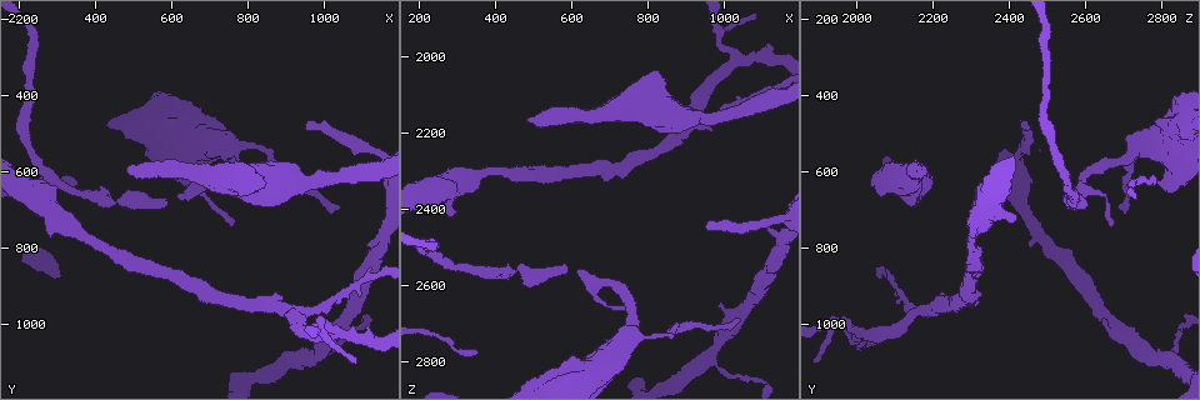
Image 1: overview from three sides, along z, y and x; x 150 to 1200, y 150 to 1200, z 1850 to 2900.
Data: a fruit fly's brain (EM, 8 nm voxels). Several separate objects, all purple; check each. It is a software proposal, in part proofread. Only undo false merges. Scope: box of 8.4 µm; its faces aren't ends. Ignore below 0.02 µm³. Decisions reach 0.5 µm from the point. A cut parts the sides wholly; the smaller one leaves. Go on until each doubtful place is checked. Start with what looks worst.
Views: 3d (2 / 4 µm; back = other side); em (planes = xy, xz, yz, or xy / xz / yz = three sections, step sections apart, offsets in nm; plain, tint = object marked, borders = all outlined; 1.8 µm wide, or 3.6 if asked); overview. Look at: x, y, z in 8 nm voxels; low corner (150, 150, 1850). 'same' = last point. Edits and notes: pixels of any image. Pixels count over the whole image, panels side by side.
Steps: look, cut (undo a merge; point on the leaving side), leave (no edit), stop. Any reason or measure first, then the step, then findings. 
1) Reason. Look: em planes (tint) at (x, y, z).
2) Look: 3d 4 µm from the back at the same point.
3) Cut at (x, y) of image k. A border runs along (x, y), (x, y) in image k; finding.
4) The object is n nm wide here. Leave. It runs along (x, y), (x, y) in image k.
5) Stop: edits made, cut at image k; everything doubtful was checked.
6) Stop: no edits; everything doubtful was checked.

Two arms in line, one across. Look: em planes (tint) at (960, 1095, 2785).

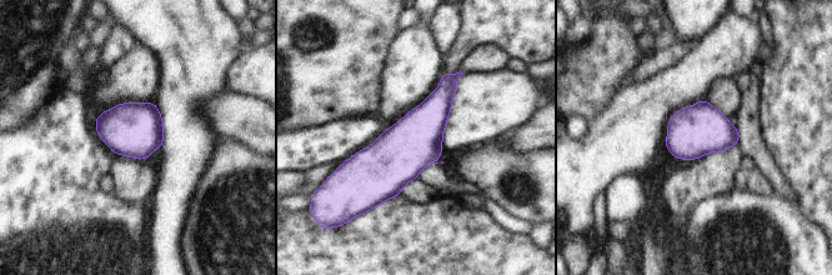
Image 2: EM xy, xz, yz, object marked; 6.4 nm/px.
Leave. It runs along (455, 76), (374, 169), (352, 175) in image 2; one cell here.

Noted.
Three arms meet. Look: 3d 4 µm from the back at (1030, 1025, 2015).

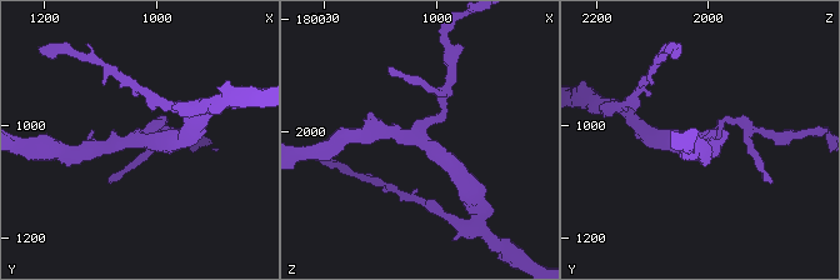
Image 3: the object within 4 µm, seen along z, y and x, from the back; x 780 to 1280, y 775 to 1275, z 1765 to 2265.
3 arms meet here; the arms are 170, 280, 280 nm wide. Look: em planes (borders) at (1030, 1020, 2010).

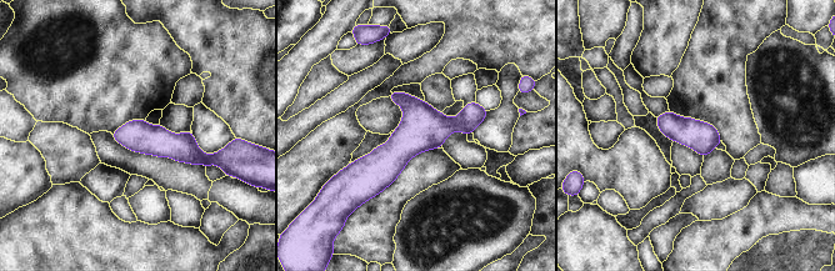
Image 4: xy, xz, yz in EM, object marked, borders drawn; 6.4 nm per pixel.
Leave. Continuous, no second cell.

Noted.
Three-way junction. Look: em planes (tint) at (935, 970, 2175).

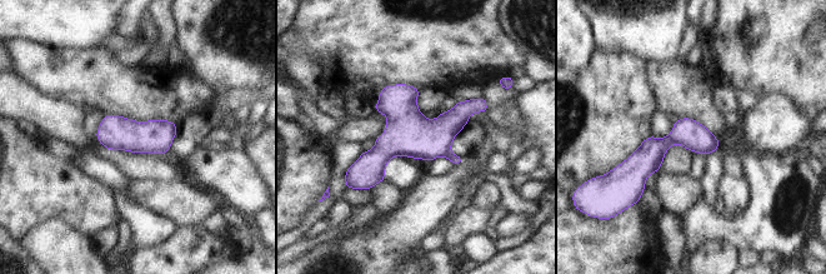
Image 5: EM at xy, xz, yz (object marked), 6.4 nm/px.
Leave. It runs along (481, 101), (353, 177) in image 5; one cell here.

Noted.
Branch point. Look: 3d 4 µm at (765, 545, 2725).

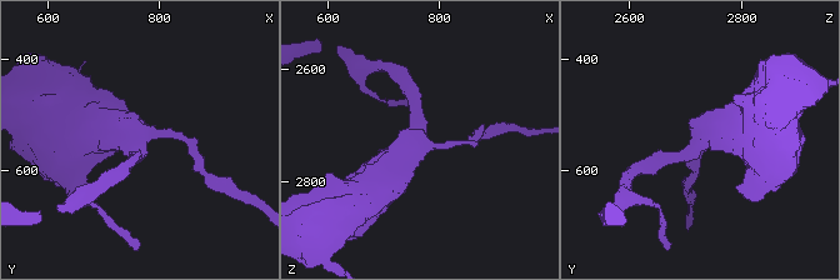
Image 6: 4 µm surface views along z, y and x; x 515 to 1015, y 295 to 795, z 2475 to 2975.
3 arms meet here; now the EM. Look: em 3.6 µm yz step 4 (tint) at (755, 545, 2725).

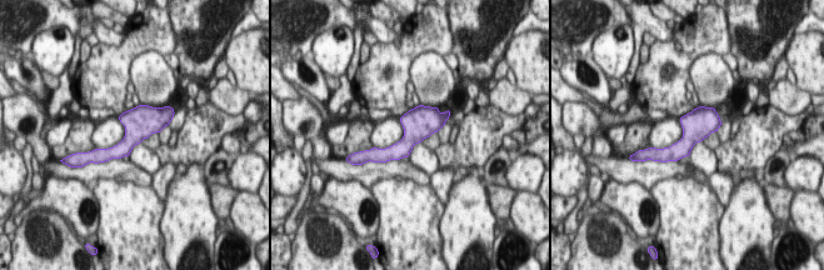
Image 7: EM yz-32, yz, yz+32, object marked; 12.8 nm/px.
Another direction. Look: em 3.6 µm planes (tint) at the same point.

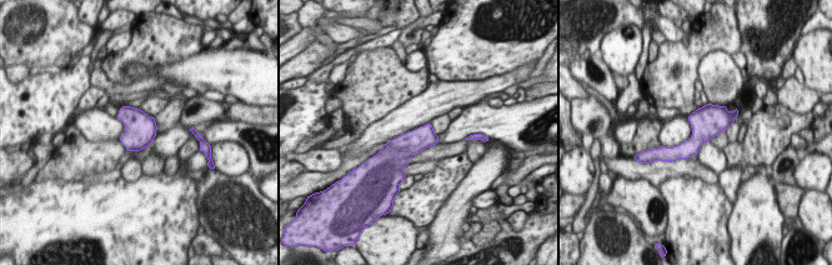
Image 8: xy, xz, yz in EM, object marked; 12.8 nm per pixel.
The object is 300 nm wide here. Leave. One cell here.

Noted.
Stop: no edits; everything doubtful was checked.

